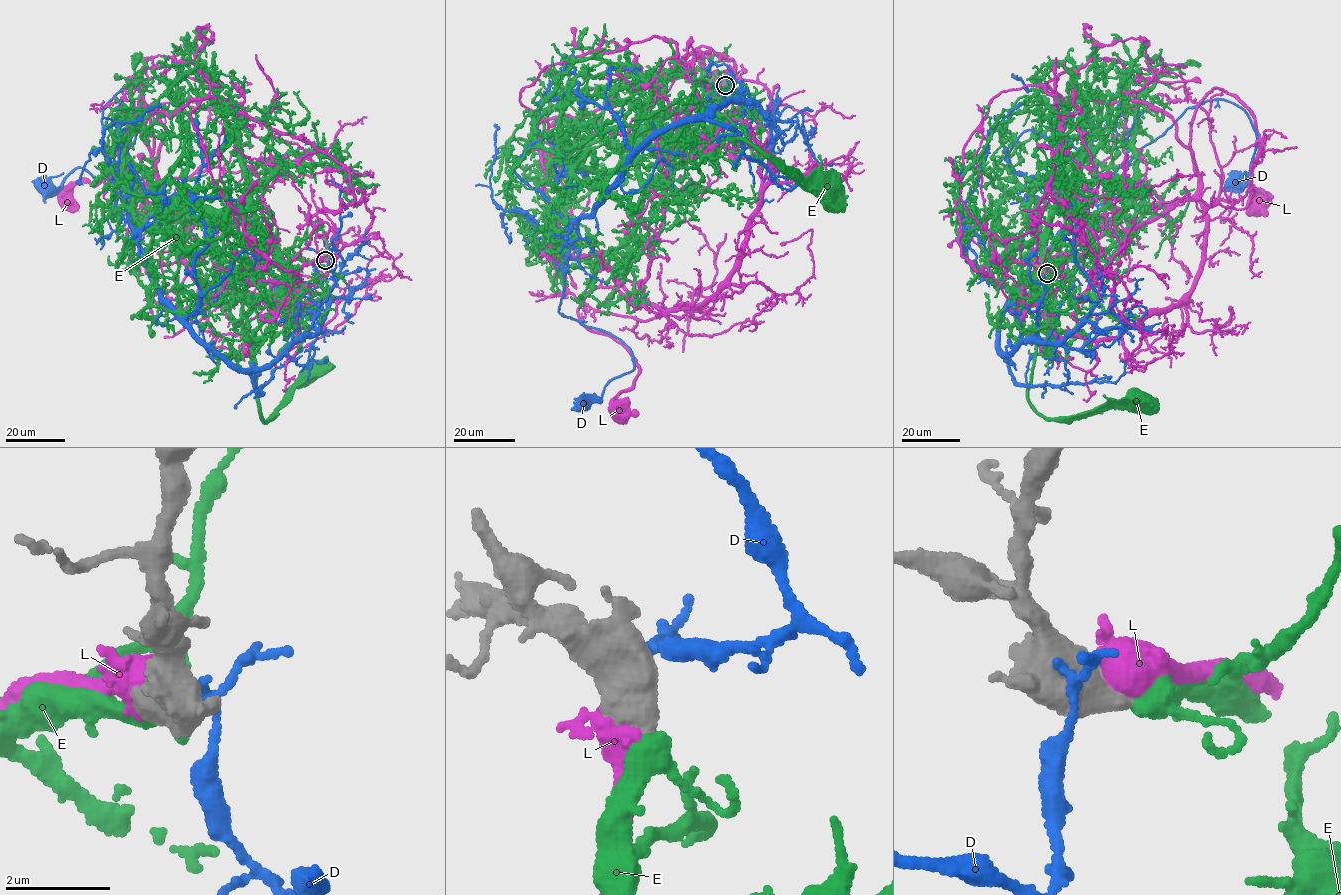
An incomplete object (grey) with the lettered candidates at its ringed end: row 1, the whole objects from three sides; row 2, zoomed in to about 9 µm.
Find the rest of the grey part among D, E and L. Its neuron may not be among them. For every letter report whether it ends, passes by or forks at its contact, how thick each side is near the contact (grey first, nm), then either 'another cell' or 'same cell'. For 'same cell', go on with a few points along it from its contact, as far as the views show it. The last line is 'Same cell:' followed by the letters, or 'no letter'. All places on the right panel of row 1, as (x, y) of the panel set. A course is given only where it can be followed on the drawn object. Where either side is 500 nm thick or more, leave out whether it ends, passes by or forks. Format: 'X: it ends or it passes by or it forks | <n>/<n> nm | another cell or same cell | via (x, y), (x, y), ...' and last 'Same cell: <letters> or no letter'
D: 550/150 nm | another cell
E: 550/400 nm | same cell | via (1047, 273), (1055, 274), (1061, 261), (1048, 256), (1048, 233), (1050, 292), (1030, 406), (1056, 419), (1139, 405)
L: 650/550 nm | another cell
Same cell: E

